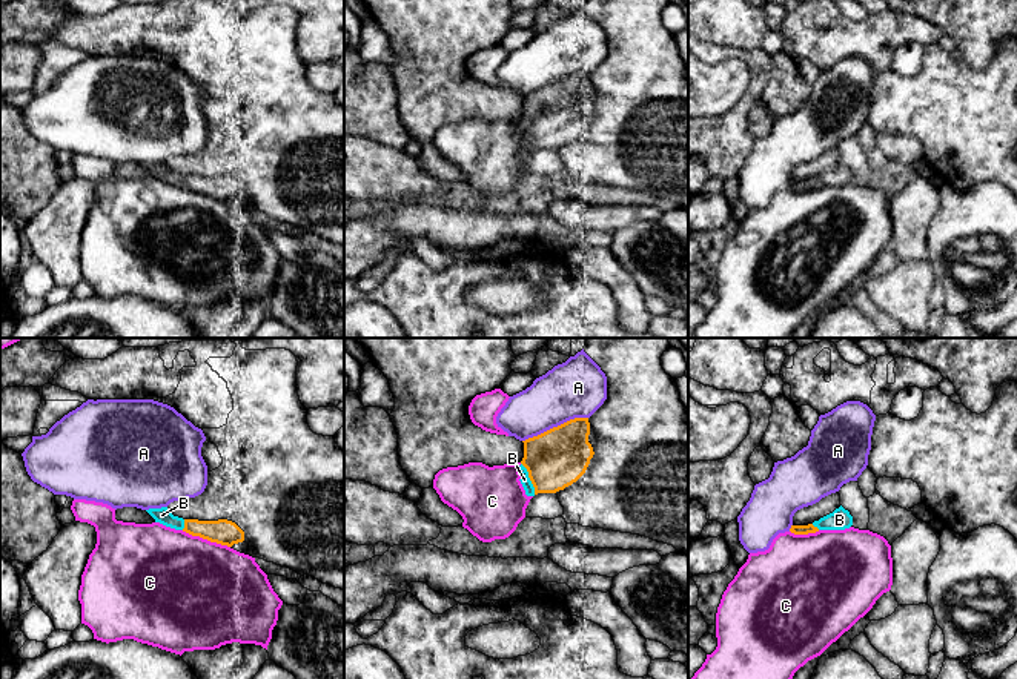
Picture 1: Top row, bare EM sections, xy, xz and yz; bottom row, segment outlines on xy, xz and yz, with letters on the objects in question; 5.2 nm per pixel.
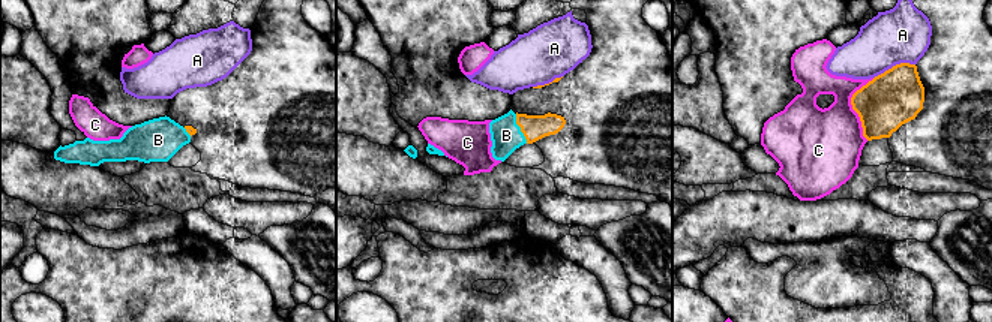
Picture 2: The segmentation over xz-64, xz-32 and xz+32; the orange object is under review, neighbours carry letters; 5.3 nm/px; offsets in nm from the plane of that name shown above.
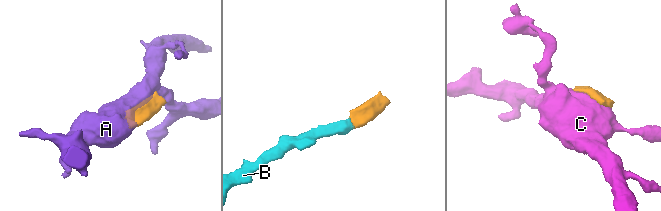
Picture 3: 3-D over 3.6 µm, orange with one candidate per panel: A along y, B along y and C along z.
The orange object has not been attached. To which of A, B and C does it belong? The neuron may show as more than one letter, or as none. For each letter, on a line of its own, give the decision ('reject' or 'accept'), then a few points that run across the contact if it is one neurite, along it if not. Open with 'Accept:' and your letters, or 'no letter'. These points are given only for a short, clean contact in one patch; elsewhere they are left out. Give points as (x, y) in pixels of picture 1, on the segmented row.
Accept: B
A: reject
B: accept; line xz (556, 458), (536, 476), (529, 476), (524, 480)
C: reject

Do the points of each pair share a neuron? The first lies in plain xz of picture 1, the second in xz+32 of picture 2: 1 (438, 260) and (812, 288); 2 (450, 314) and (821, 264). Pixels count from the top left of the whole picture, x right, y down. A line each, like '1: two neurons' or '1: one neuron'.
1: one neuron
2: two neurons

